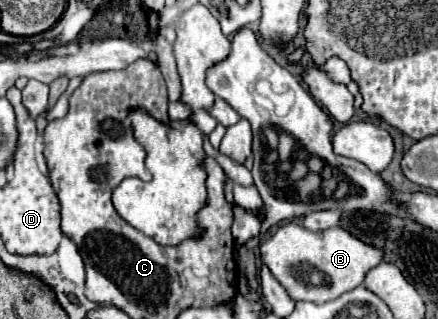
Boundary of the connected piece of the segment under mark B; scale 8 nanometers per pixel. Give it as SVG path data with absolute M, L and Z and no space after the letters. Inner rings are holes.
M286 223L278 227L278 231L260 245L260 259L294 301L326 303L362 285L366 273L384 261L384 249L364 243L362 239L348 233L344 227L332 227L316 233L316 231L308 231L298 223ZM302 263L310 265L314 271L322 275L324 279L322 285L304 283L302 279L298 279L296 271Z

